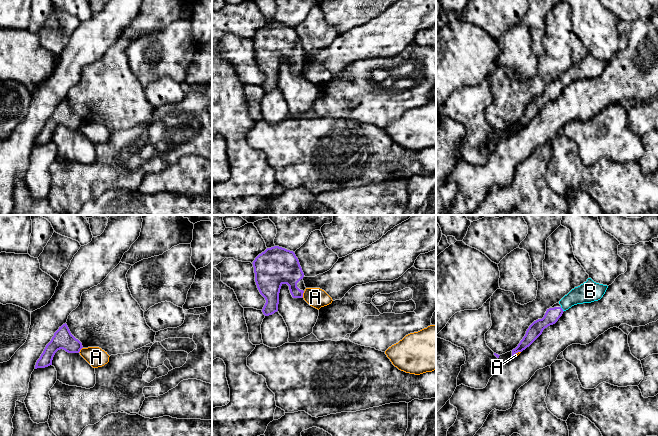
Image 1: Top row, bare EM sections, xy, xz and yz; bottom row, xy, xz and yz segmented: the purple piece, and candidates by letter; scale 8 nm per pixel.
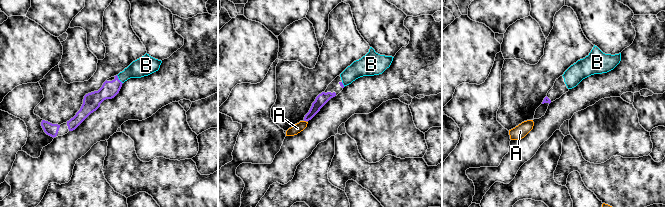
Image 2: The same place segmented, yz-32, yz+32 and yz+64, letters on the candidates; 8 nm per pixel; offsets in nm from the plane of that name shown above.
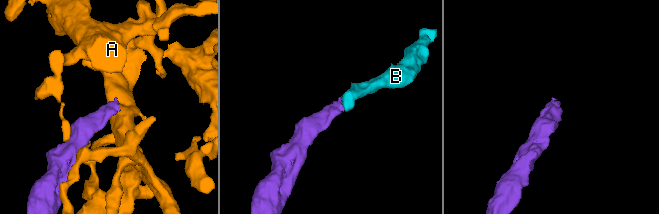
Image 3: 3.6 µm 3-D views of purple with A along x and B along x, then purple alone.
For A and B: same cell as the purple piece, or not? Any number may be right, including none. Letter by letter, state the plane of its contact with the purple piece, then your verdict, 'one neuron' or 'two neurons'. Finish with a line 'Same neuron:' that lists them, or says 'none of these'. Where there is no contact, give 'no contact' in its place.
A: xz | two neurons
B: yz | one neuron
Same neuron: B

